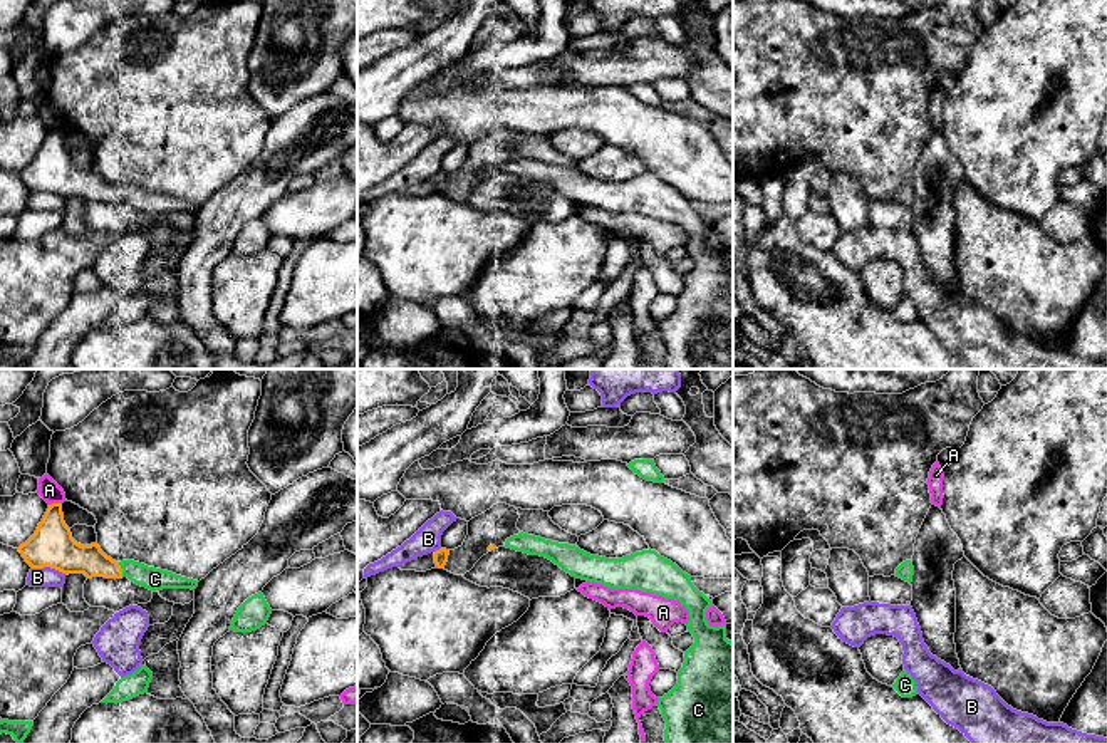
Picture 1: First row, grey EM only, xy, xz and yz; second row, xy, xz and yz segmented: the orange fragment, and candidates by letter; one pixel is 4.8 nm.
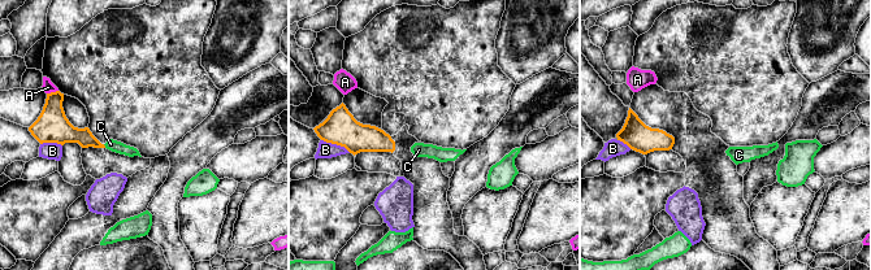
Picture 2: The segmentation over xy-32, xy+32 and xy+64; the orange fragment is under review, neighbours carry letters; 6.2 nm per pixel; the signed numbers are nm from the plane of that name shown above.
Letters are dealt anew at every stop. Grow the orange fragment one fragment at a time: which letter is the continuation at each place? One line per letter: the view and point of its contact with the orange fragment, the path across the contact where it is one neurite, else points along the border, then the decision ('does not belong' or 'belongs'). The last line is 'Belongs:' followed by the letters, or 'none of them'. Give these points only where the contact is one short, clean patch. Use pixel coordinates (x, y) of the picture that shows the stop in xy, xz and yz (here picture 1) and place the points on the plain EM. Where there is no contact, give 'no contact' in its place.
A: contact xy (54, 128); border xy (61, 126), (49, 129); does not belong
B: contact xy (49, 190); border xy (32, 192), (54, 192), (66, 198); does not belong
C: contact xy (121, 193); belongs
Belongs: C

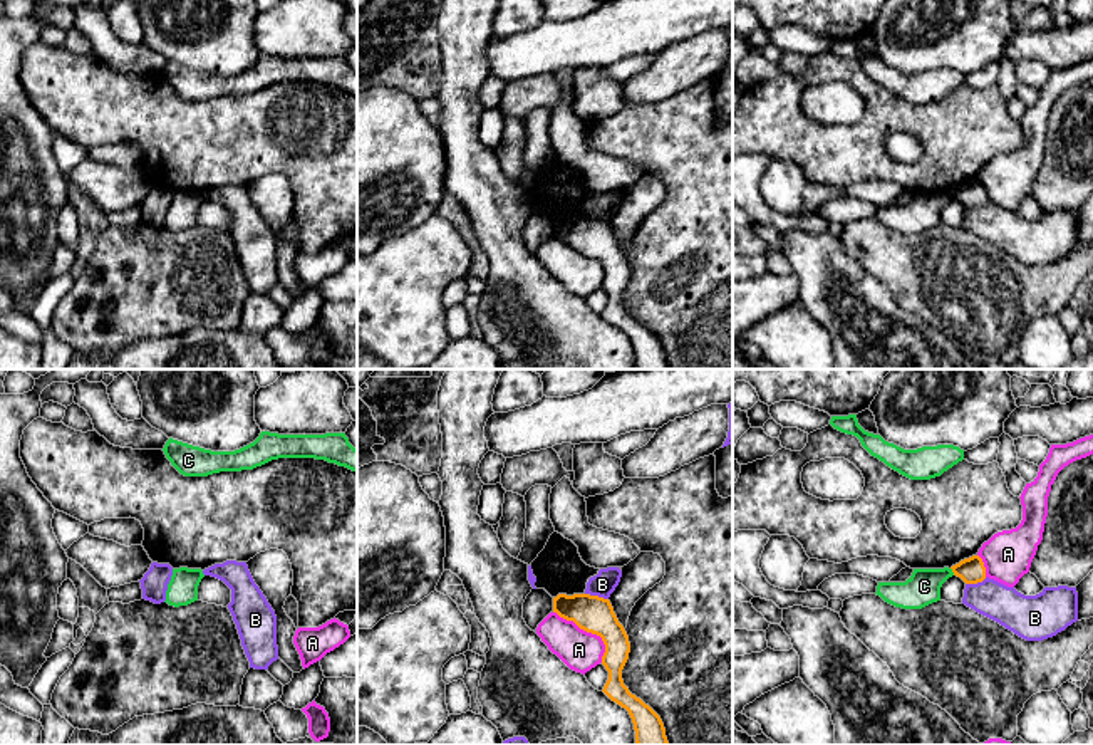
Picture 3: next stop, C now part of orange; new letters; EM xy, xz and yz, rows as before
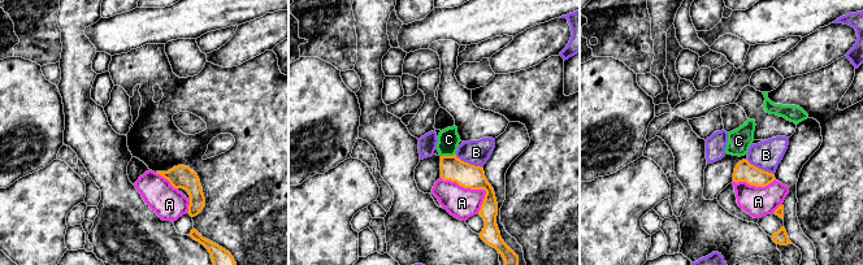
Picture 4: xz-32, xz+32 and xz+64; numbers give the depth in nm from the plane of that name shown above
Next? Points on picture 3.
A: contact xz (589, 255); border xz (554, 235), (600, 262), (604, 269), (602, 286); does not belong
B: contact xz (597, 220); does not belong
C: contact yz (953, 195); does not belong
Belongs: none of them

